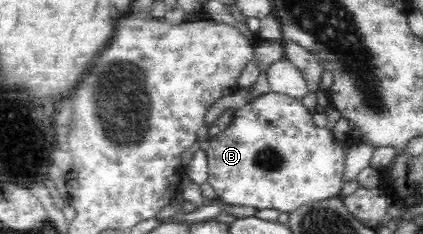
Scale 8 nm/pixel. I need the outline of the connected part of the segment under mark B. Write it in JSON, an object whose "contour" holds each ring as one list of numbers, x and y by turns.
{"contour":[[272,91,260,96,252,96,244,106,235,110,231,123,226,127,226,130,211,138,209,147,205,151,208,155,209,176,207,182,214,188,218,198,232,206,249,206,256,209,275,208,280,210,281,213,289,213,303,204,308,204,308,202,324,200,332,196,338,197,343,187,342,182,344,180,342,180,342,176,346,172,347,148,336,141,332,131,327,127,318,128,314,124,312,115,302,104,300,98,290,98,284,94,276,94]]}

